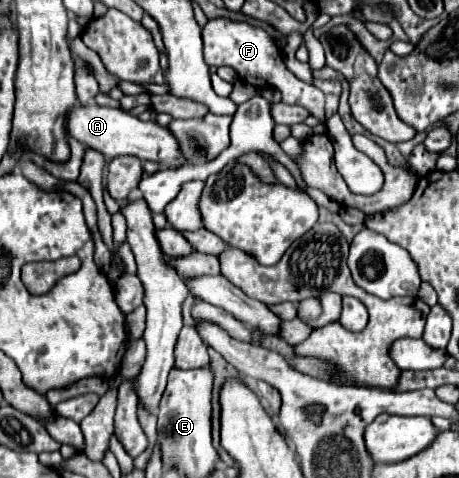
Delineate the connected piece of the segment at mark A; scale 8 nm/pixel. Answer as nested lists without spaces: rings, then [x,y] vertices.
[[[77,104],[69,112],[67,130],[81,144],[85,144],[87,148],[99,150],[107,158],[129,154],[129,156],[137,156],[139,160],[157,162],[159,166],[165,166],[165,168],[179,168],[179,166],[183,166],[183,162],[187,162],[187,158],[183,156],[175,136],[169,132],[169,128],[163,128],[163,126],[155,124],[153,120],[141,122],[139,118],[135,118],[127,112],[115,110],[115,108],[109,108],[109,106],[97,106],[97,104],[79,106]]]

